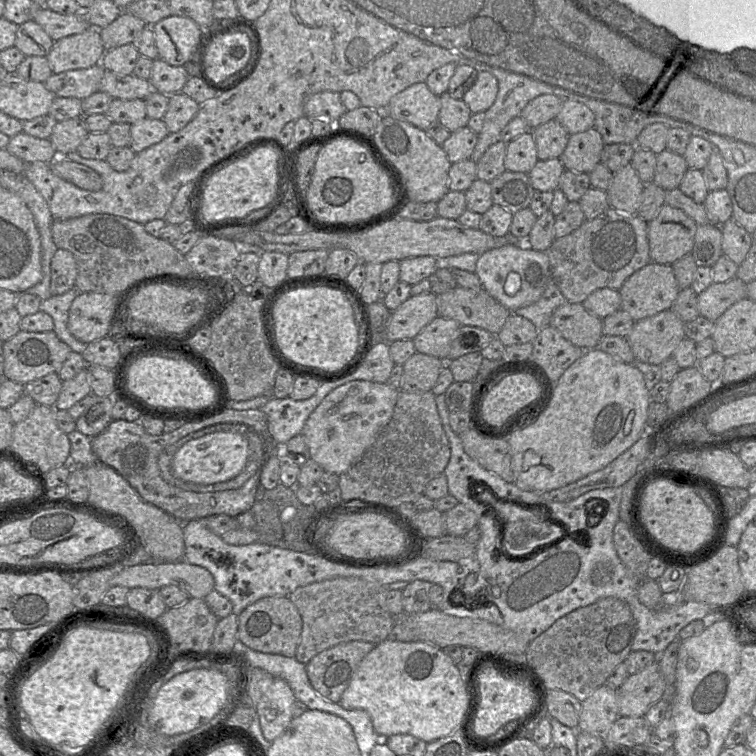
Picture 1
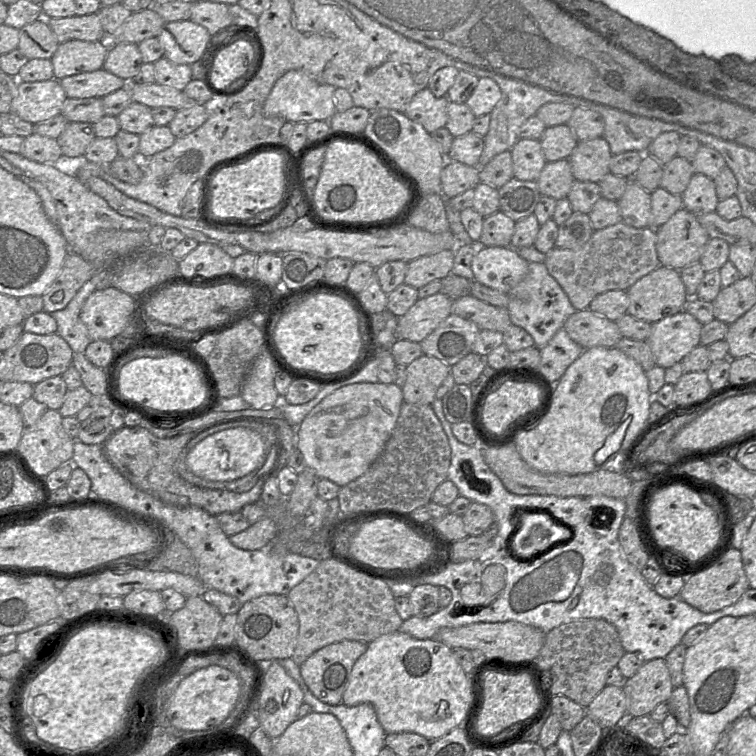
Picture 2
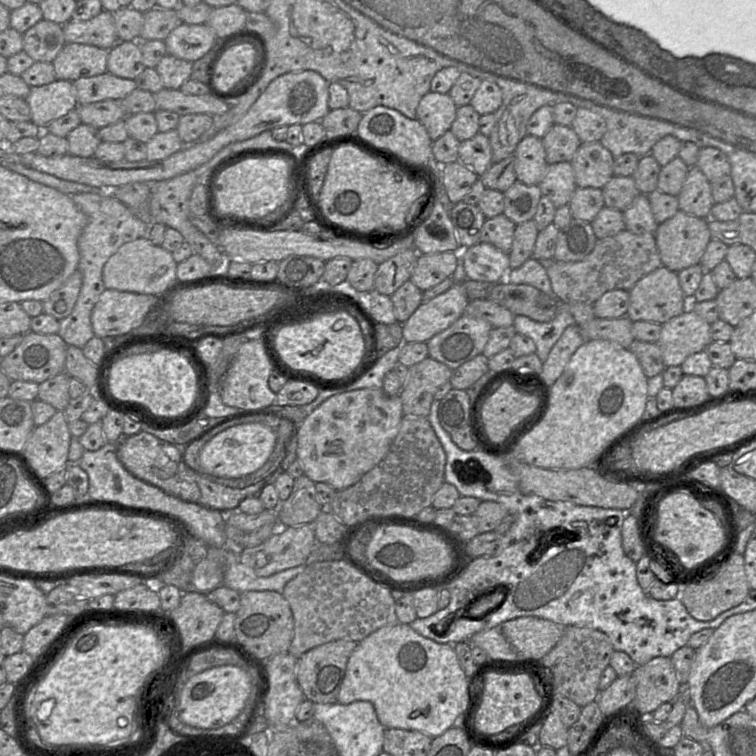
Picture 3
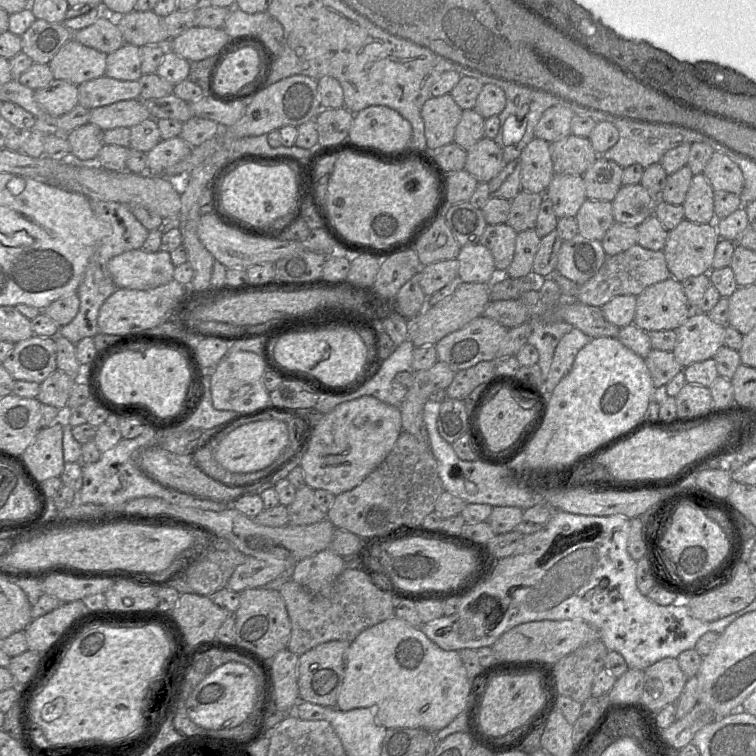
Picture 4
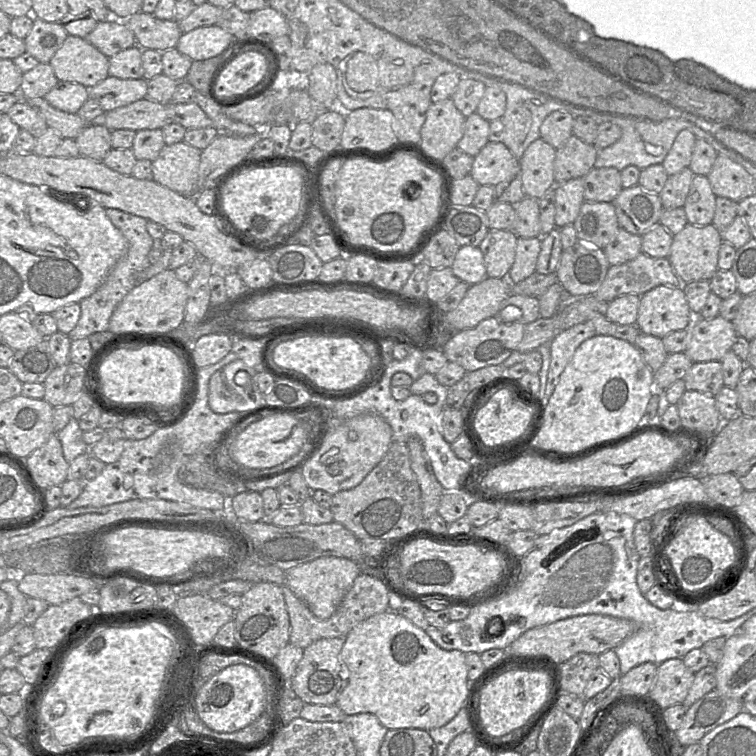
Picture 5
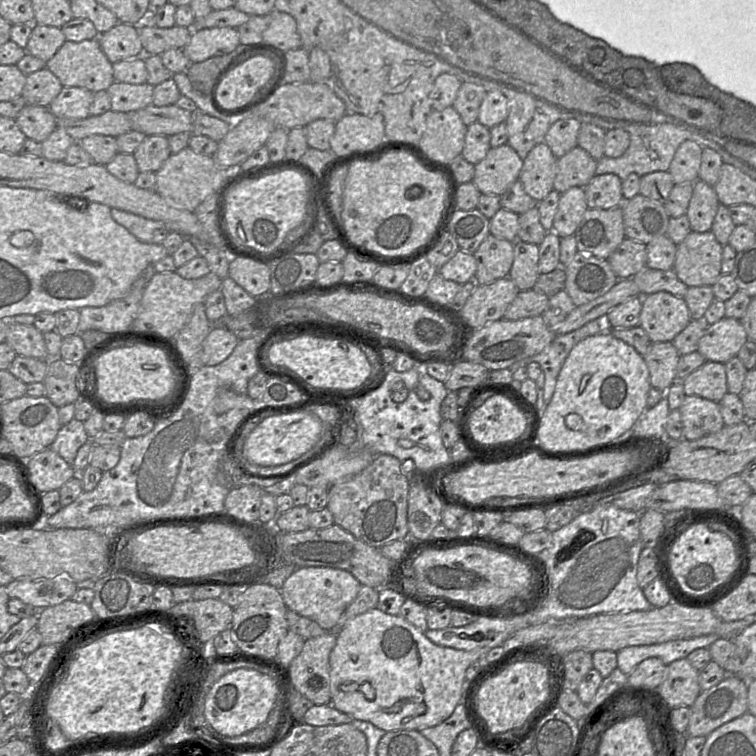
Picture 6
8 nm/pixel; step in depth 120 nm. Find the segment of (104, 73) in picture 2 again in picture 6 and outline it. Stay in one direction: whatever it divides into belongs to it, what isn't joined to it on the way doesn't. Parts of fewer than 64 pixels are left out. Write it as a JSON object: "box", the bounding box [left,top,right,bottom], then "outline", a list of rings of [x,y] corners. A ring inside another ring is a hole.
{"box":[107,81,154,112],"outline":[[[114,81],[107,90],[111,99],[111,110],[134,112],[152,105],[154,102],[154,87],[149,82],[129,84]]]}

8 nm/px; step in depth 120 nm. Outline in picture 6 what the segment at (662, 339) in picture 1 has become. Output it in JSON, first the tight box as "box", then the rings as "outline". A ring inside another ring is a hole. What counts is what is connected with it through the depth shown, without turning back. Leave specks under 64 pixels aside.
{"box":[697,317,748,364],"outline":[[[724,317],[707,326],[698,342],[697,352],[707,362],[725,364],[736,357],[741,347],[748,341],[740,320]]]}

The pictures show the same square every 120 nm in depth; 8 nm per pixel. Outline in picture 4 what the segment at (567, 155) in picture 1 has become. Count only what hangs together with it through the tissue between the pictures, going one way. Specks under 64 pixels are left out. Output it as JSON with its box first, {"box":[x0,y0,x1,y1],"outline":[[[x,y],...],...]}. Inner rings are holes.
{"box":[582,156,623,202],"outline":[[[598,156],[582,175],[586,198],[612,202],[623,186],[623,170],[616,162]]]}

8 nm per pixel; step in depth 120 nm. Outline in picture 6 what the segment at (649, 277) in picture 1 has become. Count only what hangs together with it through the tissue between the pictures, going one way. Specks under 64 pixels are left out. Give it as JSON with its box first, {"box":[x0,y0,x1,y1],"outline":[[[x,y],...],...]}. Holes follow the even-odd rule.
{"box":[639,291,691,343],"outline":[[[666,291],[642,297],[639,326],[647,333],[651,343],[672,342],[691,320],[684,297]]]}

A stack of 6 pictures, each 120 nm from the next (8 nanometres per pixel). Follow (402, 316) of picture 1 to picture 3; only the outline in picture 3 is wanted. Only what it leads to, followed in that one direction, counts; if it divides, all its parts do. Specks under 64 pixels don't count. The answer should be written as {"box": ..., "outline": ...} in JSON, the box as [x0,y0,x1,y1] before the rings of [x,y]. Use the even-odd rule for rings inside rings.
{"box":[402,282,469,343],"outline":[[[463,282],[455,283],[429,301],[423,301],[402,324],[404,342],[427,343],[463,316],[469,302]]]}

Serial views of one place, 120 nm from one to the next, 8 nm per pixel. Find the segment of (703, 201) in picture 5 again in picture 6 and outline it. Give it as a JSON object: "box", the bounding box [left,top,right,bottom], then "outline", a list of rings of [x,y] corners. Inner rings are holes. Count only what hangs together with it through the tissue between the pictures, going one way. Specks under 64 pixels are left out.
{"box":[686,179,720,231],"outline":[[[700,179],[696,180],[693,183],[693,193],[686,212],[691,230],[711,231],[719,206],[720,201],[714,186]]]}

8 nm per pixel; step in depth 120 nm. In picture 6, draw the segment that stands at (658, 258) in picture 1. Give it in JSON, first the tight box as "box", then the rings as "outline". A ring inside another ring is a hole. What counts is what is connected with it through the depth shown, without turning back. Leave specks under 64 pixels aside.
{"box":[674,231,723,287],"outline":[[[691,231],[677,245],[674,271],[688,287],[712,286],[722,275],[723,245],[712,231]]]}

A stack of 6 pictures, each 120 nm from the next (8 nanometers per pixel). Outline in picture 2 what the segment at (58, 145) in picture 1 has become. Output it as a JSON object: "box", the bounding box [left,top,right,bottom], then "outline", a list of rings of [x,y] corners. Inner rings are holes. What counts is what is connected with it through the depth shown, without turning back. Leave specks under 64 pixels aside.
{"box":[57,122,96,158],"outline":[[[70,122],[57,138],[62,155],[68,158],[83,157],[96,139],[95,127],[91,123]]]}

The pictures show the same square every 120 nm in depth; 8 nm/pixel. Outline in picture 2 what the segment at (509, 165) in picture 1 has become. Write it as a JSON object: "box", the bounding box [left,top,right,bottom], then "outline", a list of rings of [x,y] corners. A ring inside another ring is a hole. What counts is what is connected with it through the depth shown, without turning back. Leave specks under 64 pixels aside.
{"box":[510,139,547,182],"outline":[[[519,139],[510,152],[514,177],[536,182],[547,163],[540,140]]]}

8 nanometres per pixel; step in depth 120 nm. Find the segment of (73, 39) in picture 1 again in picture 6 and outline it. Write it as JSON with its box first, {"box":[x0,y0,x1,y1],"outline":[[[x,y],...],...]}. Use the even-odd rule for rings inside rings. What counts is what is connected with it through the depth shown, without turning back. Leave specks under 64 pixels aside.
{"box":[46,39,115,92],"outline":[[[98,39],[66,41],[46,67],[66,87],[81,87],[91,92],[108,90],[115,81],[113,64]]]}

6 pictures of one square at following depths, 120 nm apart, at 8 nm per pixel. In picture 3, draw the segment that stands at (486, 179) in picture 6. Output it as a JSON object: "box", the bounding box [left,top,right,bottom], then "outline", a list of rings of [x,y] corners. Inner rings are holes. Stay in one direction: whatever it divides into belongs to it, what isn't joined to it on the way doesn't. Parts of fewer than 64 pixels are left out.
{"box":[459,133,492,177],"outline":[[[477,133],[474,137],[460,142],[459,161],[470,168],[479,177],[484,174],[492,162],[492,148],[489,138]]]}

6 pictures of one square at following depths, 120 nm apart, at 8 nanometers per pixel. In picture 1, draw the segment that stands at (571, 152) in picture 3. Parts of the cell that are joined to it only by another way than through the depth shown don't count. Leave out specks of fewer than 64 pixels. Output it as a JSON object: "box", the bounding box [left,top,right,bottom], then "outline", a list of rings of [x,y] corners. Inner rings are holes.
{"box":[530,120,570,160],"outline":[[[550,120],[530,131],[535,140],[538,160],[560,158],[570,134],[558,121]]]}

